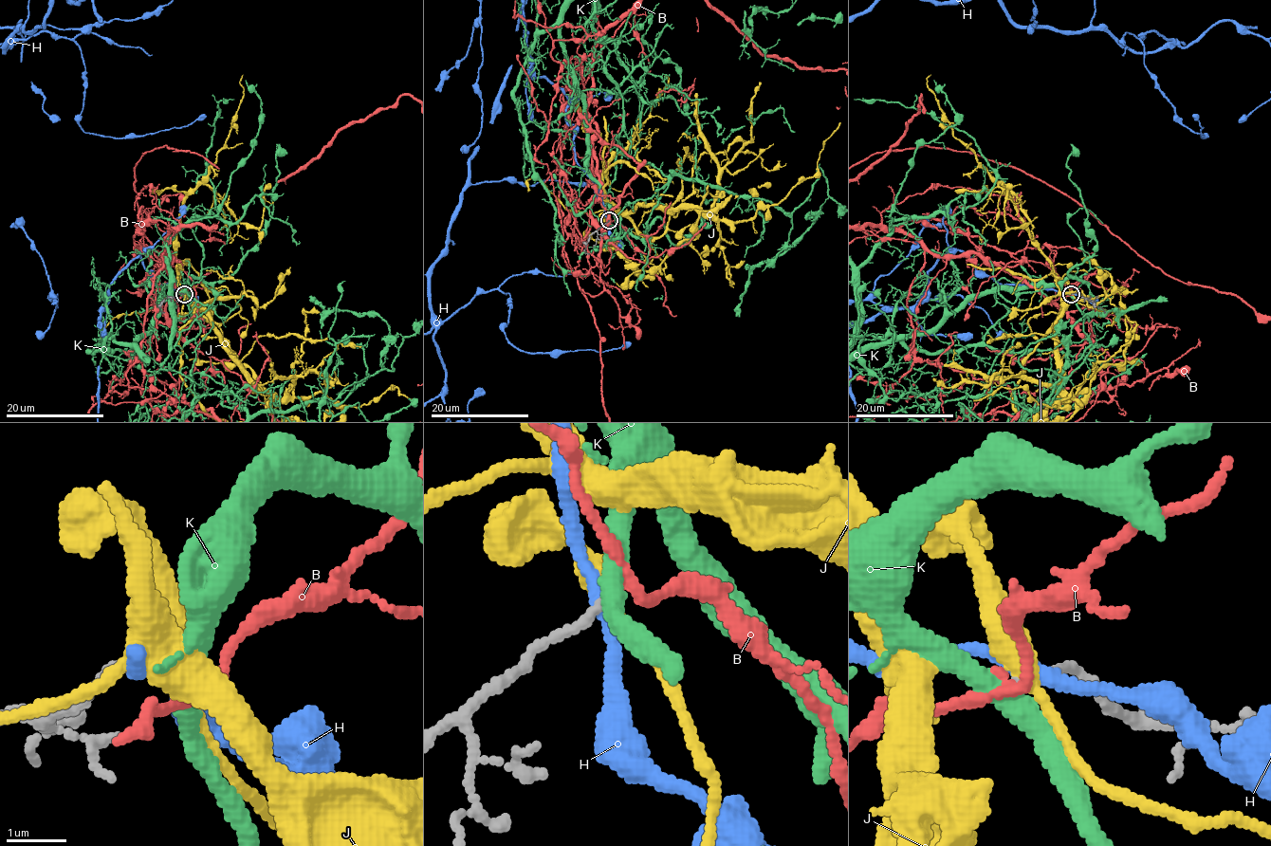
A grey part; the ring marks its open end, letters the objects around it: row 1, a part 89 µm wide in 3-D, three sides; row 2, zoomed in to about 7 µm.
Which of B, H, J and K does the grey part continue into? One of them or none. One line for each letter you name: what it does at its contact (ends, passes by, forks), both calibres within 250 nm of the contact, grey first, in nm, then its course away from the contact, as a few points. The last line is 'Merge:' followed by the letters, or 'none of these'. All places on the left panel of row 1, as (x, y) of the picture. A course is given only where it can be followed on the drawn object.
Merge: none of these

